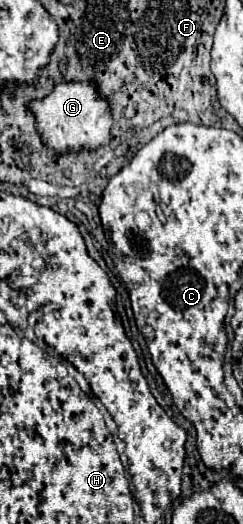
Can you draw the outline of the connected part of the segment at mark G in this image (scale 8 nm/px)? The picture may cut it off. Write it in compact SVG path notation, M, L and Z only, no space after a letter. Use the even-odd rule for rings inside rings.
M59 83L53 93L41 101L33 101L31 111L37 119L37 131L41 133L45 145L57 153L97 149L109 143L111 115L109 103L103 101L91 83Z

